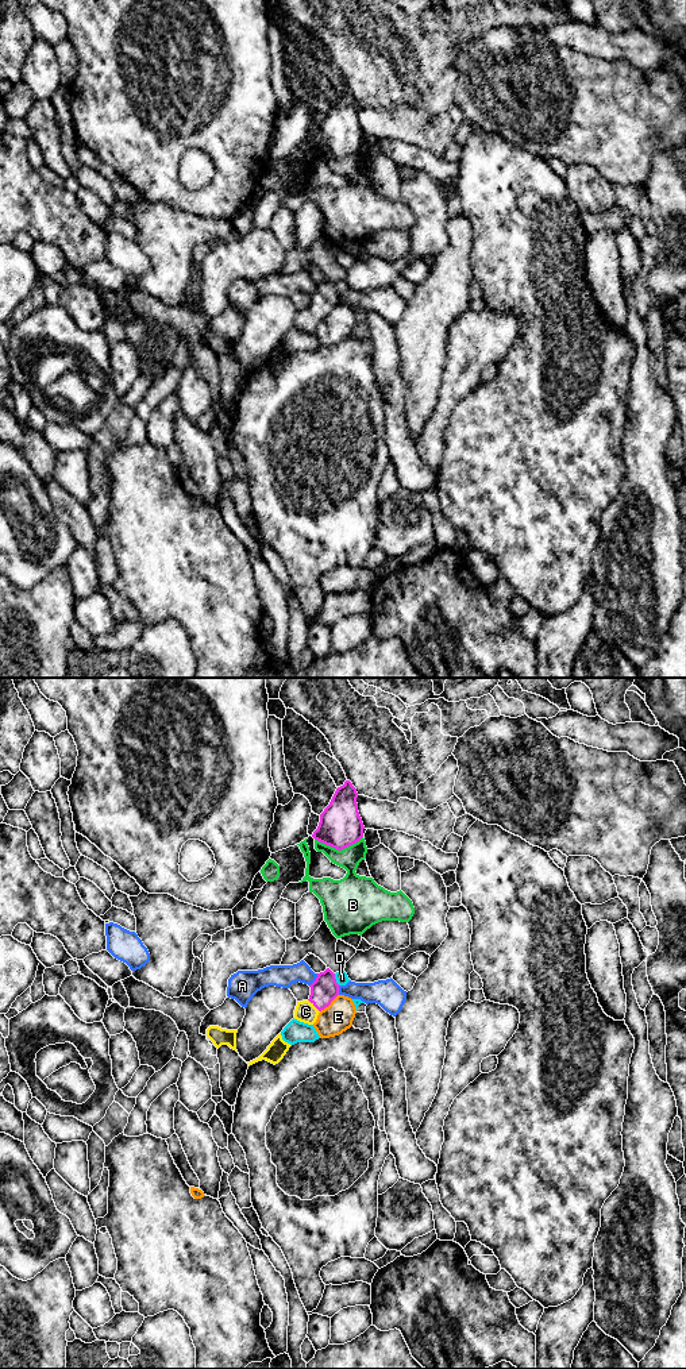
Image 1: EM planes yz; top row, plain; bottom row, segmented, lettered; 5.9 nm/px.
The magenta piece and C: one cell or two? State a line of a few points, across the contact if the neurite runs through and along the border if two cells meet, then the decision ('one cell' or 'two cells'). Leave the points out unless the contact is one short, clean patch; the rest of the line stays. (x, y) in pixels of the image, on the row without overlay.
yz (324, 297), (313, 313), (305, 320) | one cell

